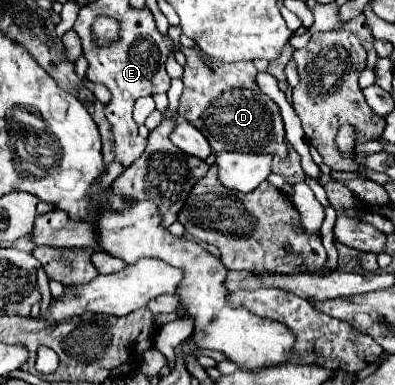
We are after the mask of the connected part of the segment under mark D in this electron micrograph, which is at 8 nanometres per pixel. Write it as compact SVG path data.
M181 47L185 53L183 95L179 105L179 117L193 123L209 141L215 153L243 151L243 153L279 153L287 155L285 129L279 115L279 107L265 95L255 83L257 69L253 61L223 63L213 57L205 63L201 51Z

